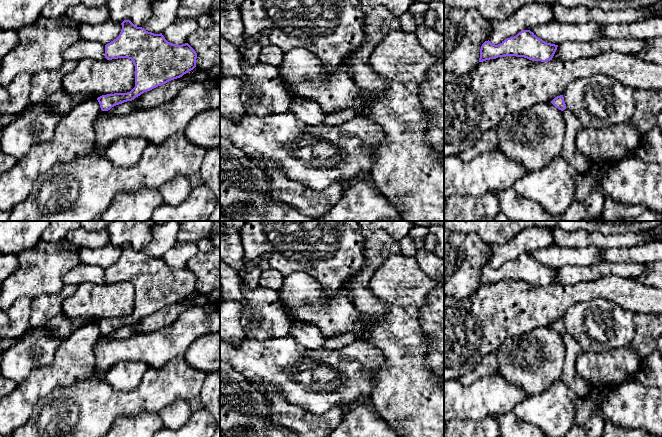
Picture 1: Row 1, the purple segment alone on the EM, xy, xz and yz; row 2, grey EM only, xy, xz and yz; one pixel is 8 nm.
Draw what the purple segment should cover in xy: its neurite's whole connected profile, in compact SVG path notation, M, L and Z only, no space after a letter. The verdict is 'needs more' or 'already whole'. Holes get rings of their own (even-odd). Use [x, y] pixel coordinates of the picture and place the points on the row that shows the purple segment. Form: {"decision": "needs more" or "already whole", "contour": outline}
{"decision": "already whole", "contour": "M124 20L119 36L105 45L107 60L128 58L135 66L135 87L127 93L97 98L102 111L132 101L171 80L182 77L196 67L196 51L188 44L172 44L160 34L146 31Z"}

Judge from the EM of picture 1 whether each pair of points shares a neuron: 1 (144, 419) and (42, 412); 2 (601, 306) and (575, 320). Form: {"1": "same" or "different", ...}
{"1": "different", "2": "same"}

